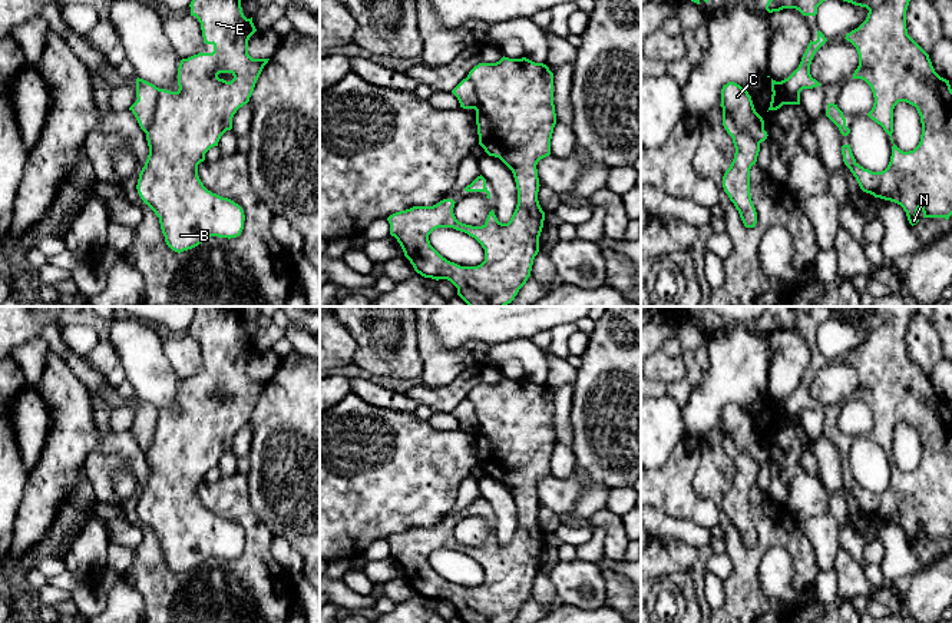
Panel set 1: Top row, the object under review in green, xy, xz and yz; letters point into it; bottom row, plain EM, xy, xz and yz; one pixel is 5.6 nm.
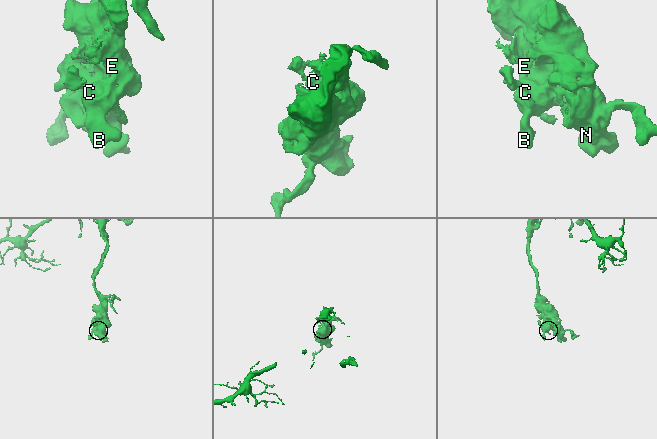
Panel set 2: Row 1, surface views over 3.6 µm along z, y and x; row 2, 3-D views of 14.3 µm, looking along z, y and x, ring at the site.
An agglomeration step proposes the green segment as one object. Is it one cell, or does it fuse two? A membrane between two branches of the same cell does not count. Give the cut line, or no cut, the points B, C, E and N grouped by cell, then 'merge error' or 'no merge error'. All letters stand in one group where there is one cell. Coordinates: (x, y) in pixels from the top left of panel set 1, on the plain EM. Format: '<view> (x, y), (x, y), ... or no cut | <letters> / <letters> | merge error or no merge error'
yz (723, 428), (741, 451), (760, 463) | B E N / C | merge error

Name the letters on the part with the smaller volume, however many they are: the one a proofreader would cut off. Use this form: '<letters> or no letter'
C

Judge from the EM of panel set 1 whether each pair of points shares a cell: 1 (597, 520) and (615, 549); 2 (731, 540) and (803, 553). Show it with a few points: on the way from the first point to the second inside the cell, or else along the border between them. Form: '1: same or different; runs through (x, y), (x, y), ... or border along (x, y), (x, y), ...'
1: same; runs through (605, 524), (615, 534), (615, 540)
2: same; runs through (749, 552), (756, 552), (767, 540), (786, 540)

